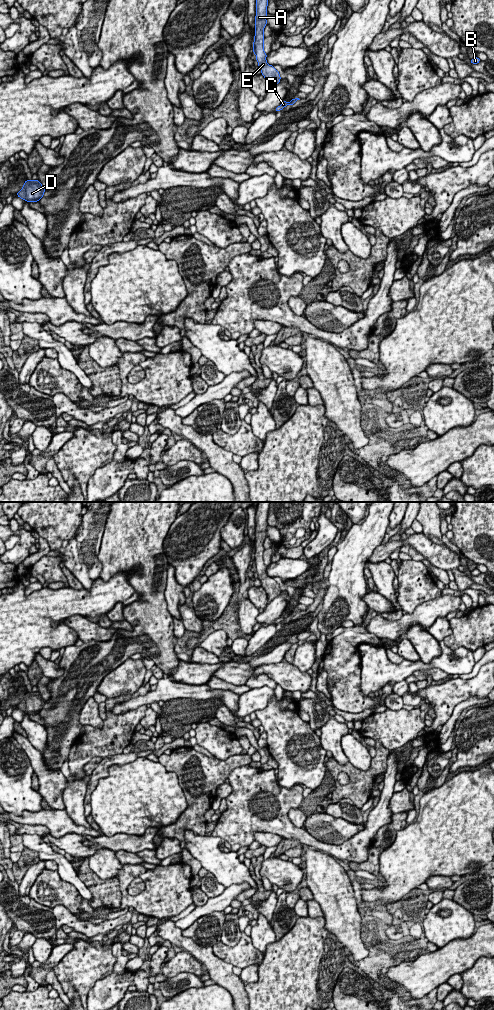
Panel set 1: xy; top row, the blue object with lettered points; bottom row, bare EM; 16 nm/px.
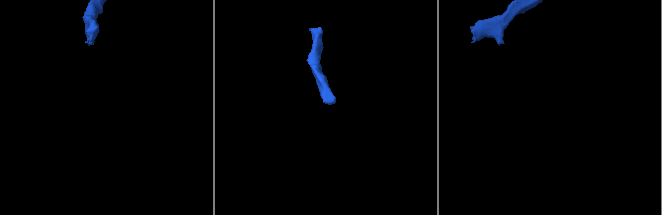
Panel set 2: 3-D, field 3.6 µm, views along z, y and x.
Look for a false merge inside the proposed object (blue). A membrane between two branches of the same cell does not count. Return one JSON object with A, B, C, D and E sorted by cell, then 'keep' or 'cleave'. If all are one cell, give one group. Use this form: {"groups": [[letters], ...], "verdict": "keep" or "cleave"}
{"groups": [["A", "C", "E"], ["B", "D"]], "verdict": "cleave"}

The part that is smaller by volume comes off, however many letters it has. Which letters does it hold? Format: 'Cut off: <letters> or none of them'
Cut off: A, C, E

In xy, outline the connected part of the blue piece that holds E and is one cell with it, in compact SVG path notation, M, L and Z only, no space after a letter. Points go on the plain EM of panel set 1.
M258 502L256 511L256 528L255 528L255 548L253 554L253 564L256 567L258 579L261 586L267 593L268 604L277 597L280 592L279 584L267 575L267 566L264 564L264 540L267 536L267 518L270 502Z

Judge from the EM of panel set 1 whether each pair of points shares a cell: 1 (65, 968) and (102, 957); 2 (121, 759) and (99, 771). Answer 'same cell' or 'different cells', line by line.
1: same cell
2: same cell

